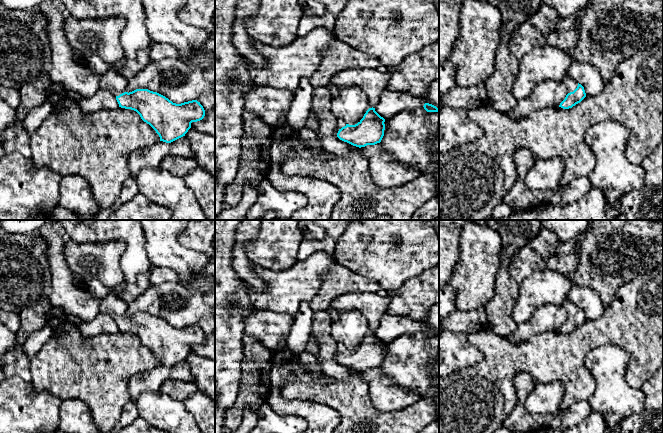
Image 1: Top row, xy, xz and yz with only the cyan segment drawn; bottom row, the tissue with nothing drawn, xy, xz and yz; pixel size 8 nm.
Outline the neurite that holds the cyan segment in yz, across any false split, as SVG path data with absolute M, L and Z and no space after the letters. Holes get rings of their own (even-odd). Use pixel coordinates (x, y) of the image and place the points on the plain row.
M566 299L561 303L567 311L568 318L560 327L559 331L563 333L569 333L580 327L586 321L586 317L584 311L573 302Z

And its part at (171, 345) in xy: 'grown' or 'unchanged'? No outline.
grown

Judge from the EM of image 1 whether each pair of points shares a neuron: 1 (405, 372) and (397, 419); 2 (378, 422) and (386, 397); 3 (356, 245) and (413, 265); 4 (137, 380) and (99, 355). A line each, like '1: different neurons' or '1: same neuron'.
1: different neurons
2: different neurons
3: same neuron
4: different neurons

